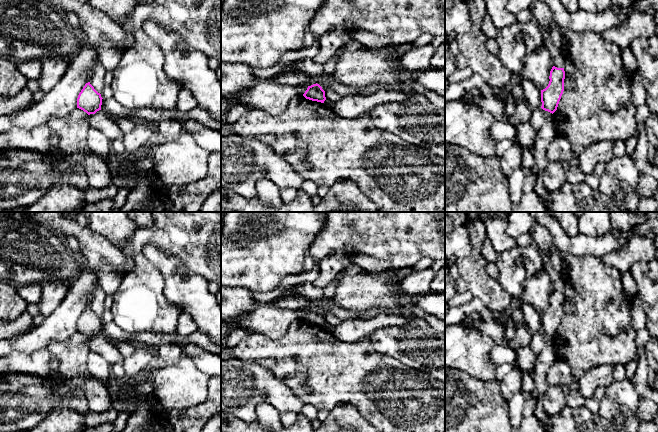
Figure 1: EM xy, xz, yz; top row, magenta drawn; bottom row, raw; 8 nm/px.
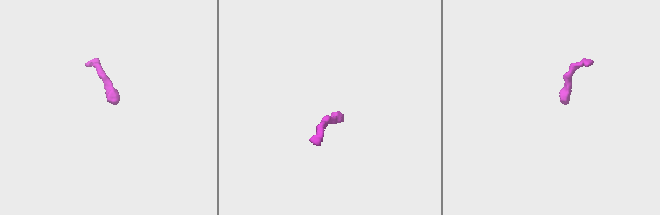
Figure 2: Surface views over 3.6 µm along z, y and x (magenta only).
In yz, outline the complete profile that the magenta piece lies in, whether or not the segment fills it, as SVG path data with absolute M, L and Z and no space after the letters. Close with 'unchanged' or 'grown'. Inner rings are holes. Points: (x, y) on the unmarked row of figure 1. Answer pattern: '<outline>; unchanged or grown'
M552 291L549 300L548 310L541 314L541 332L550 337L554 337L557 334L559 325L564 315L564 292Z; unchanged

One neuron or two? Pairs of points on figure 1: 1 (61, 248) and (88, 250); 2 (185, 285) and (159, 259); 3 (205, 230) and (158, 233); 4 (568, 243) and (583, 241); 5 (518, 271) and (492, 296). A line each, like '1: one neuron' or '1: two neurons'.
1: two neurons
2: one neuron
3: one neuron
4: one neuron
5: two neurons

